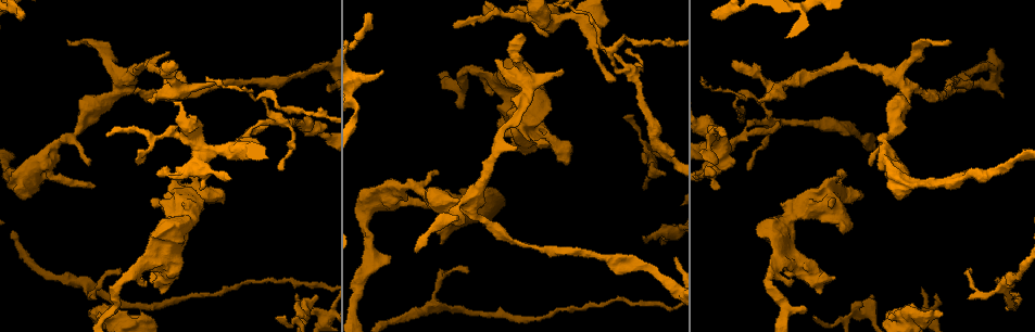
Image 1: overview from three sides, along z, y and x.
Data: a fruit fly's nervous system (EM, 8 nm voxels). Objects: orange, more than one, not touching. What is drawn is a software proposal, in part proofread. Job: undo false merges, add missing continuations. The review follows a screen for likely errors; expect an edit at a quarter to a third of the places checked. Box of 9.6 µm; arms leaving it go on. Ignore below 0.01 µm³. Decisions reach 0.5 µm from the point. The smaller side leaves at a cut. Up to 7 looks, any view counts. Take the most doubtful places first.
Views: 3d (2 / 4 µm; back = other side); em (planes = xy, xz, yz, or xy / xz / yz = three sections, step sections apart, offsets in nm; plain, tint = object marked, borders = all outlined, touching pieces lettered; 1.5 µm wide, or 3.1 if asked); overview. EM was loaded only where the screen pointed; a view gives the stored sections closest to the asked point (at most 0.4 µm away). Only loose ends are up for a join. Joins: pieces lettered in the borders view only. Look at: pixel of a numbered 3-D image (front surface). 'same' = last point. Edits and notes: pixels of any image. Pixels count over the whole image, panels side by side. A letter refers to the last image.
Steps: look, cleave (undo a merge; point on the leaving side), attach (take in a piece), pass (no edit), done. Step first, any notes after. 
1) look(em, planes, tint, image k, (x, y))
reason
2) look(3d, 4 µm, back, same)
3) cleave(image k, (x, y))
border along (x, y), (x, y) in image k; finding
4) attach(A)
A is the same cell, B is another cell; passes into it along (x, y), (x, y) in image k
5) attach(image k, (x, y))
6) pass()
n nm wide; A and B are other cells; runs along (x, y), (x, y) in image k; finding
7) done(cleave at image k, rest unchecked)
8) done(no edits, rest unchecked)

look(3d, 4 µm, image 1, (23, 11))
free end

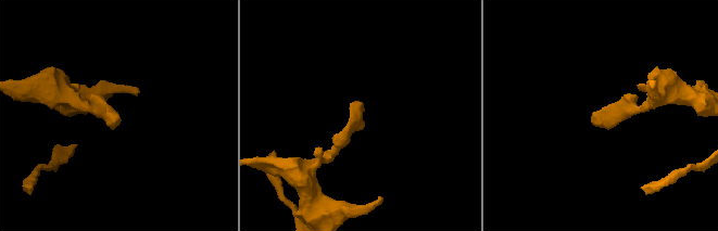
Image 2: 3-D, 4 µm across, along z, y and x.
look(em, xz, step 8, borders, image 2, (592, 118))

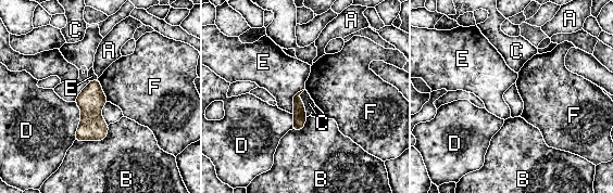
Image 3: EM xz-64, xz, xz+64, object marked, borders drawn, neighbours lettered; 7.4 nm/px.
look(em, planes, borders, same)
another direction

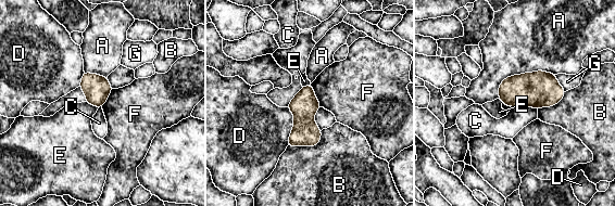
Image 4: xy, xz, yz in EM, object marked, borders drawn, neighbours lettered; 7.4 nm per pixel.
pass()
A, B, C, D, E, F and G are other cells; border along (555, 74), (510, 75), (498, 98) in image 4; no lettered piece goes on from it

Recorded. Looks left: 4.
look(em, planes, borders, image 1, (592, 47))
three arms meet

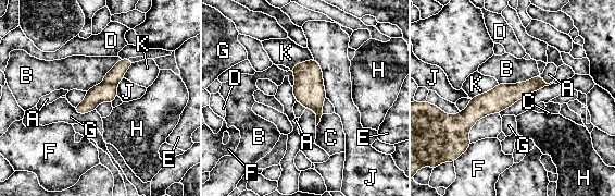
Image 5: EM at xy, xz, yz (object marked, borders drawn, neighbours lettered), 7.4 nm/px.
cleave(image 5, (116, 73))
A, B, C, D, E, F, G, H, J and K are other cells; border along (103, 81), (116, 86) in image 5; a second neuron is stuck on

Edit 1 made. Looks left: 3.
look(overview)

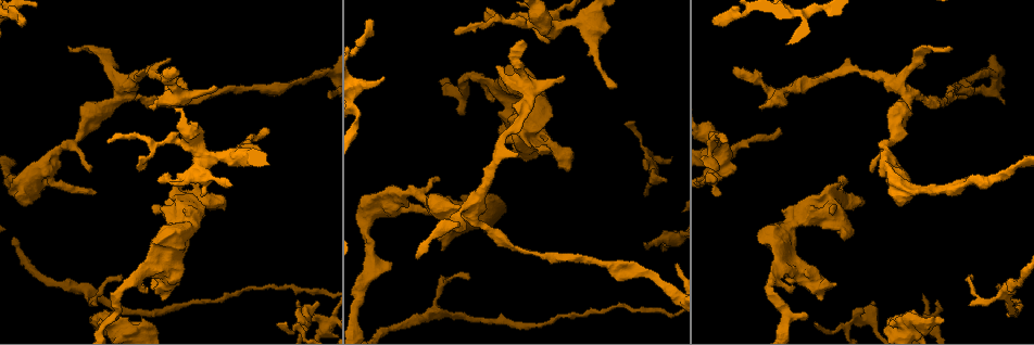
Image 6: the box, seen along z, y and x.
look(em, xy, step 8, tint, image 6, (941, 318))

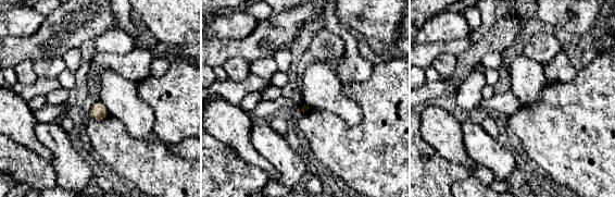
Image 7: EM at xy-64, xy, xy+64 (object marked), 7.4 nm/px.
look(em, planes, borders, same)

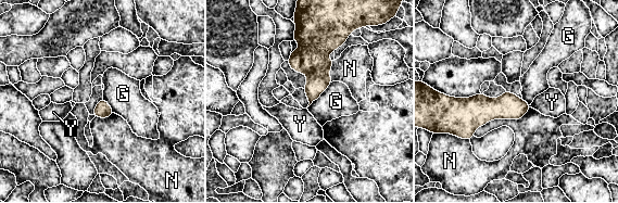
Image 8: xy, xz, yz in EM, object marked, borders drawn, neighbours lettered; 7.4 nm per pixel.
pass()
G, N and Y are other cells; no lettered piece goes on from it

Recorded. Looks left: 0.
done(cleave at image 5, rest unchecked)

